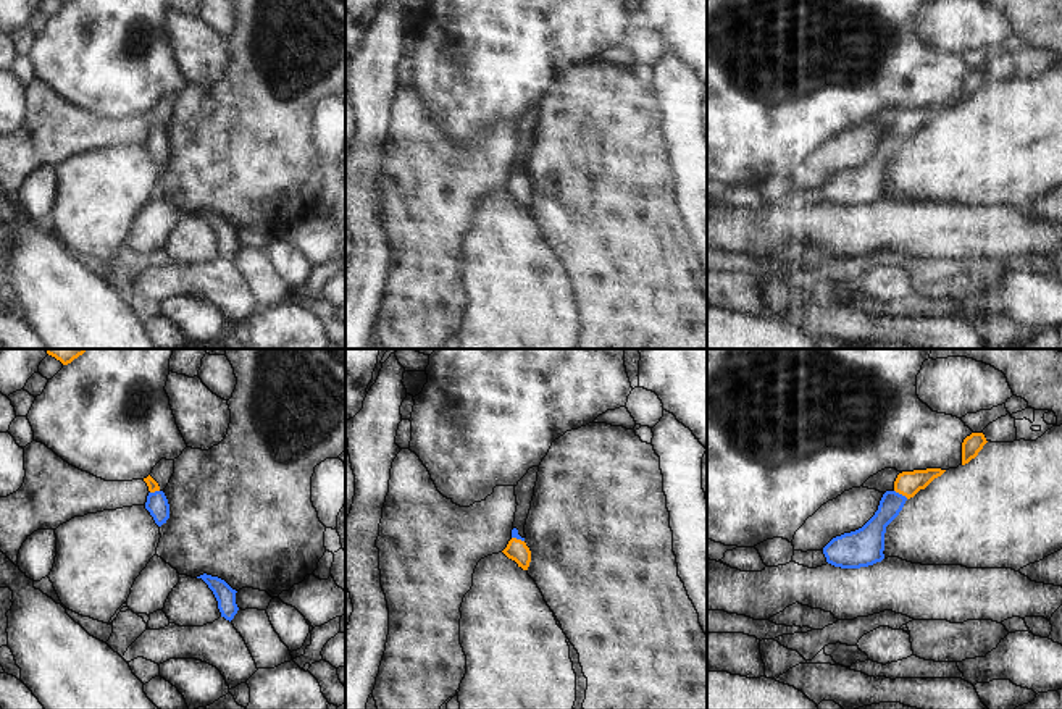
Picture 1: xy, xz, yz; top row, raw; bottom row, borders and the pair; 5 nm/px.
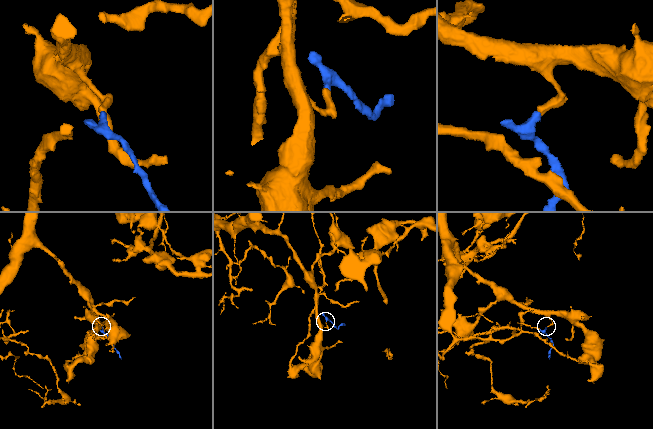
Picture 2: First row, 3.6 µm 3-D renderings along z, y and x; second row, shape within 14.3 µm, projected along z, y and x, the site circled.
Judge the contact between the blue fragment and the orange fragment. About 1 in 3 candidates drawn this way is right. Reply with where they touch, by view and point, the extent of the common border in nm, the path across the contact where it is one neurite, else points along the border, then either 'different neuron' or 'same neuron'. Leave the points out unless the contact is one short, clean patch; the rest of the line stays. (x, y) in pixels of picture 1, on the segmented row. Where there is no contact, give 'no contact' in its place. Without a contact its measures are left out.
yz (901, 495) | 80 nm | across yz (872, 535), (877, 524), (901, 495), (907, 483) | same neuron

